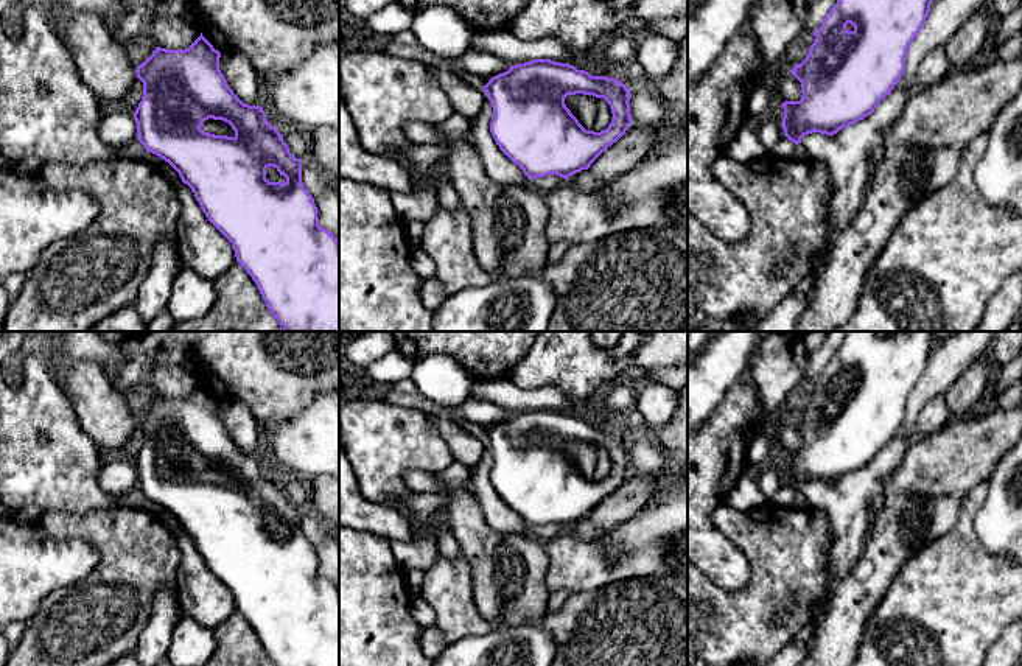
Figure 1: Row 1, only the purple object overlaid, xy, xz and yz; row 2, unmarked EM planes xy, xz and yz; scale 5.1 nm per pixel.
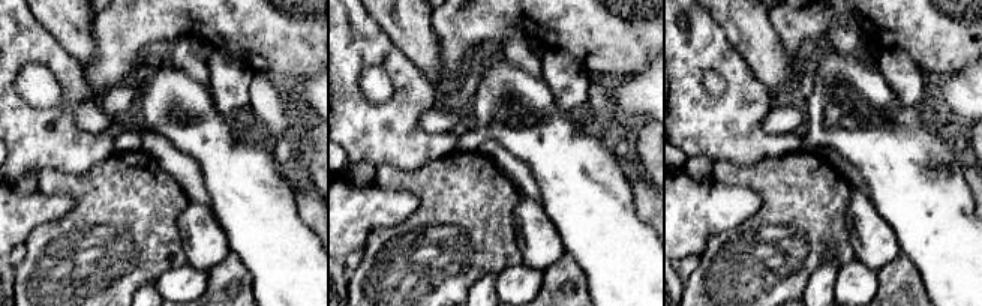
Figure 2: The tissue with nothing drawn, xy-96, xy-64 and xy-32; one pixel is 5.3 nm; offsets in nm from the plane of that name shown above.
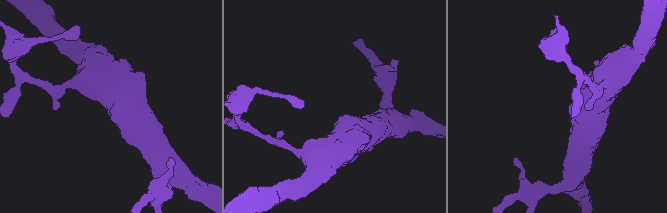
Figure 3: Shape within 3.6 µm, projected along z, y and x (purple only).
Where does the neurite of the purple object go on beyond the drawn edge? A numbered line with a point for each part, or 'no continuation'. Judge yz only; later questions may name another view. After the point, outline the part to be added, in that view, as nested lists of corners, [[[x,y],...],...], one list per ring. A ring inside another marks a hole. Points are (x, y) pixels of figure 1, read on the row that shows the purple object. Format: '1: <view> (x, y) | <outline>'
1: yz (784, 148) | [[[782,135],[782,138],[773,148],[772,156],[781,157],[781,159],[793,159],[795,143],[790,142],[786,135]]]

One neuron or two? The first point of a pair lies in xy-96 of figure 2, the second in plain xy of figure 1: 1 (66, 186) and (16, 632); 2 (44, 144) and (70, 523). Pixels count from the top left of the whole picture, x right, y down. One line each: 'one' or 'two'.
1: two
2: two

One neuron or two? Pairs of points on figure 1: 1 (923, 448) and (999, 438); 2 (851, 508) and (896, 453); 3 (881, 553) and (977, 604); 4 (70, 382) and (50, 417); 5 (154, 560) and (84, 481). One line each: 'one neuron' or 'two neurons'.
1: one neuron
2: one neuron
3: two neurons
4: two neurons
5: two neurons

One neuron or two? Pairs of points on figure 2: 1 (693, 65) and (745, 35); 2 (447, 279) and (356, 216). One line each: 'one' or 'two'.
1: two
2: two

